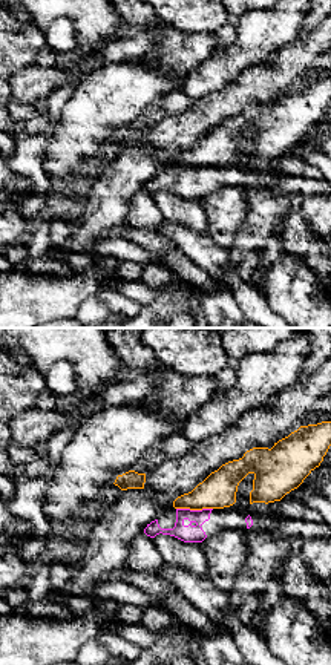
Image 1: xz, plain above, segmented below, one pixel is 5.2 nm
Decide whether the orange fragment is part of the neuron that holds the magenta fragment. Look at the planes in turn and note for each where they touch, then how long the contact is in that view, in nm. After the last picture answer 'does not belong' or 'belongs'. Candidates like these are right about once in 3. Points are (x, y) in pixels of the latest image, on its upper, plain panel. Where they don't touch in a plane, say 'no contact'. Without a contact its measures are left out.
(195, 167) | 190 nm

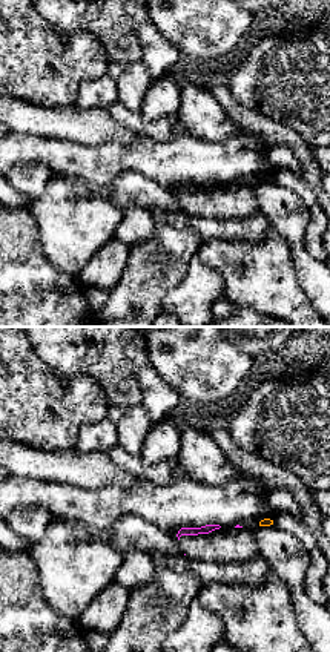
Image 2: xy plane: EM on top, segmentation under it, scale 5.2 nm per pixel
no contact

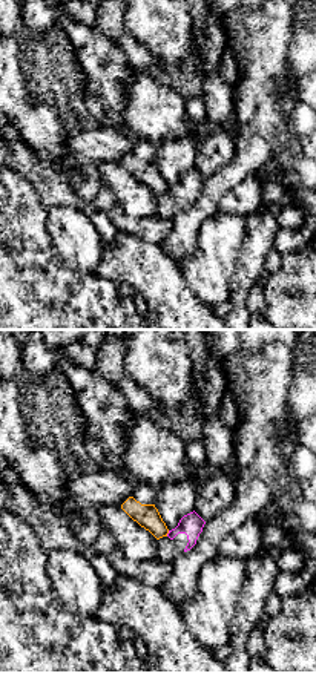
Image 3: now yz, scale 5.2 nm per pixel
(167, 190) | 40 nm

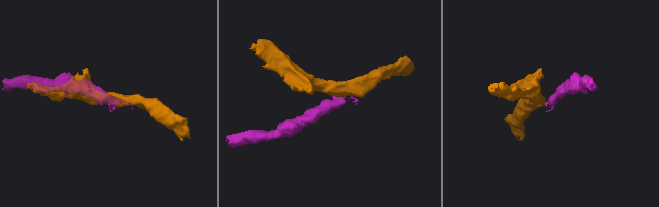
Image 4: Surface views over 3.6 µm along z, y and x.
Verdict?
does not belong

